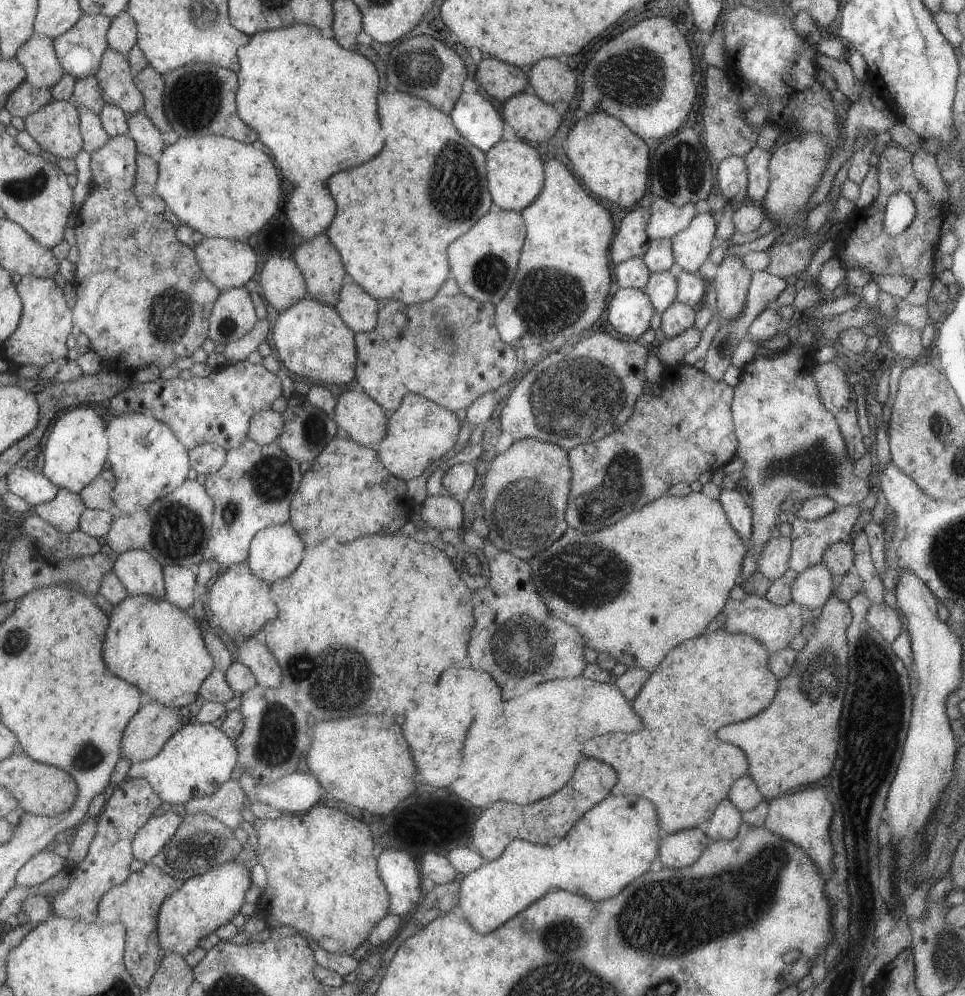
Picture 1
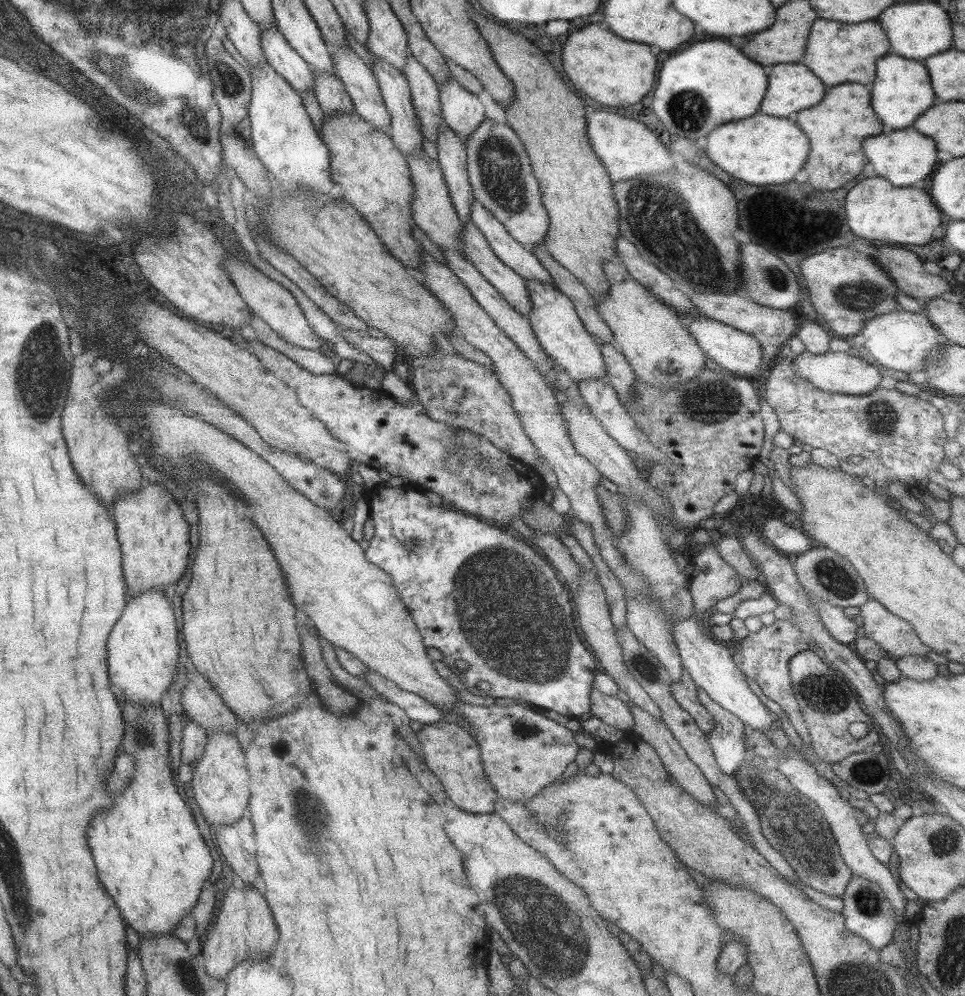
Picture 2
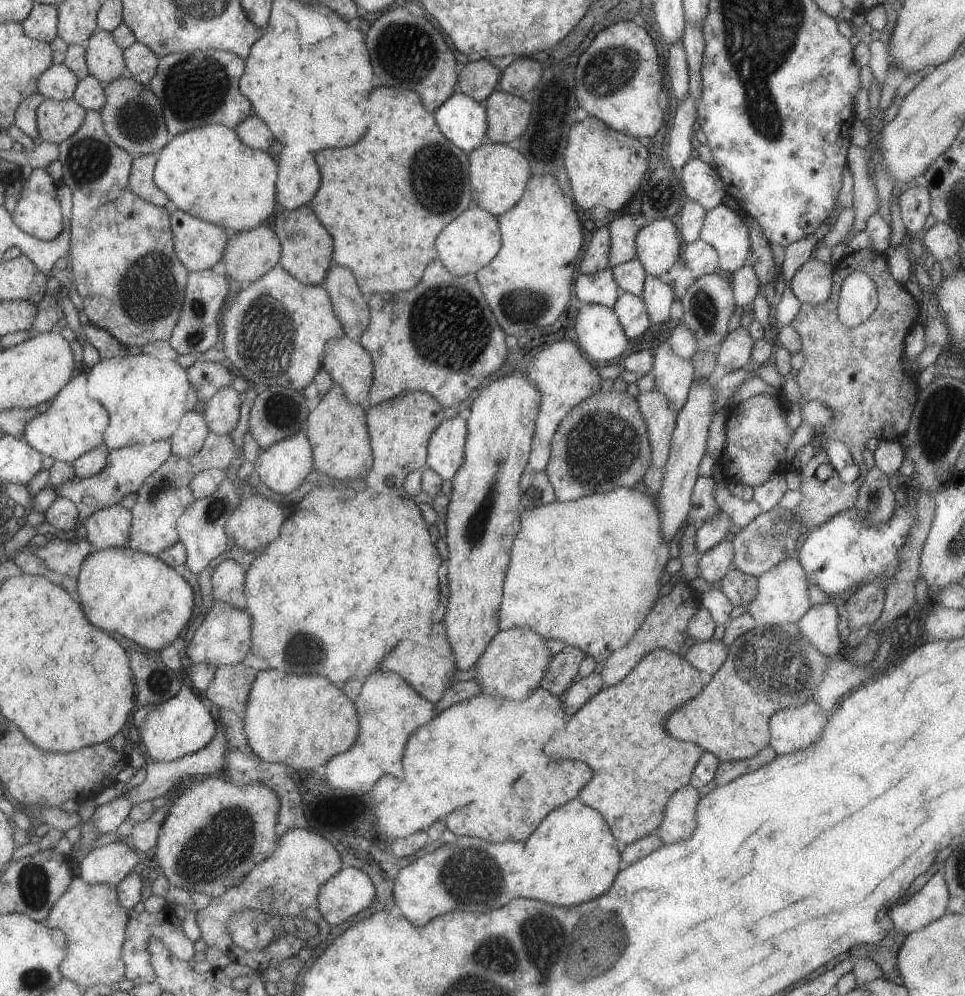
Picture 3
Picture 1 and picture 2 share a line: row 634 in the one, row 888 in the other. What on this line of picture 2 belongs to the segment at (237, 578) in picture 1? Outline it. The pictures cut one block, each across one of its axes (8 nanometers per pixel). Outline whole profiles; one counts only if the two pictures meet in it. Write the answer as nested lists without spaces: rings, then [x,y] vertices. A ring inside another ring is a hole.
[[[244,884],[239,889],[231,885],[222,902],[210,933],[203,937],[204,946],[200,953],[207,976],[215,980],[225,979],[231,969],[248,958],[266,959],[278,935],[266,900],[251,884]]]

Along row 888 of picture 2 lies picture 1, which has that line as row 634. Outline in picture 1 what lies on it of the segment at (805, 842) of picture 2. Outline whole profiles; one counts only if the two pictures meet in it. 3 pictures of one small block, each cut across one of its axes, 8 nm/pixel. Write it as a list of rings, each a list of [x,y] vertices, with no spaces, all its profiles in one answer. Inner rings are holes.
[[[831,595],[822,606],[821,613],[815,620],[815,633],[806,640],[803,650],[798,652],[791,672],[785,678],[778,679],[775,698],[773,698],[773,702],[769,704],[769,708],[763,710],[761,714],[757,714],[755,718],[749,718],[749,720],[745,720],[745,722],[737,722],[737,724],[723,726],[723,728],[717,732],[717,738],[725,740],[725,742],[731,742],[731,744],[739,746],[739,748],[745,752],[745,756],[747,756],[747,760],[749,760],[749,776],[753,778],[759,792],[766,800],[770,800],[785,793],[788,794],[789,792],[793,792],[793,788],[797,788],[797,786],[800,787],[801,785],[805,786],[806,784],[813,784],[813,782],[819,780],[819,778],[825,778],[825,776],[831,772],[831,766],[835,760],[835,752],[837,750],[837,738],[839,738],[837,722],[839,722],[839,714],[841,714],[841,702],[843,702],[843,694],[845,694],[845,686],[847,686],[848,676],[848,644],[846,641],[845,629],[849,626],[851,621],[852,612],[849,610],[848,602],[837,598],[835,595]]]

